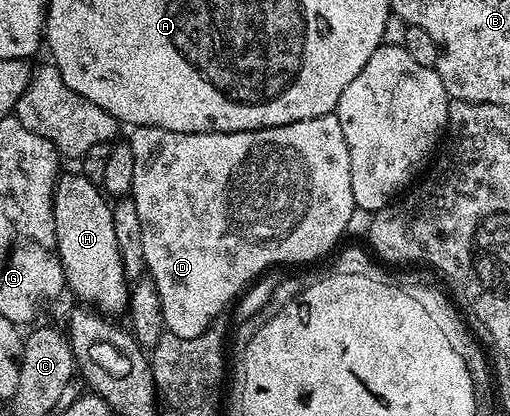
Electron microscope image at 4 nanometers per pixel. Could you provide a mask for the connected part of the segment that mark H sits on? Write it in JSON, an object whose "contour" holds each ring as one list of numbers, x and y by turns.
{"contour":[[65,173,56,179,54,192,54,224,56,225,56,250,64,269,64,280,69,291,81,298,85,307,105,316,125,313,129,305,130,281,123,272,117,237,112,223,109,199,97,183,83,173]]}

